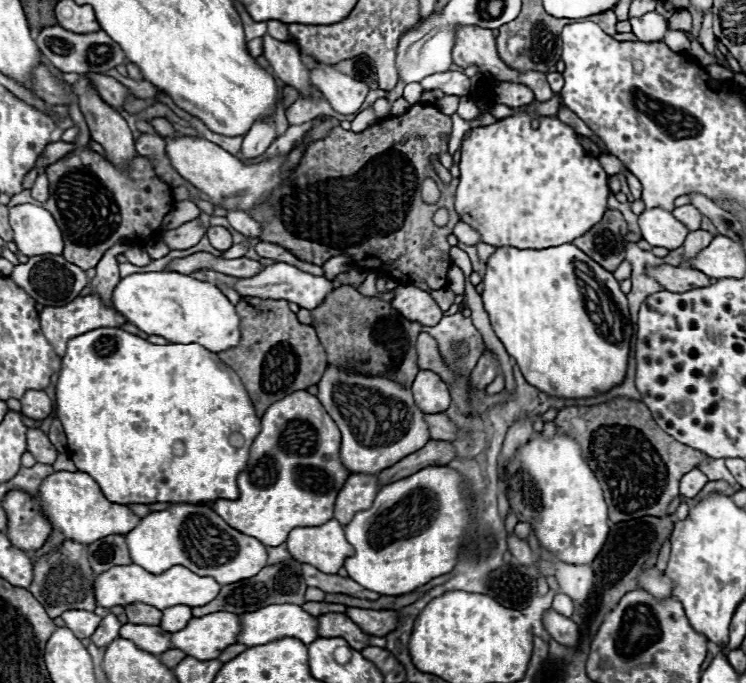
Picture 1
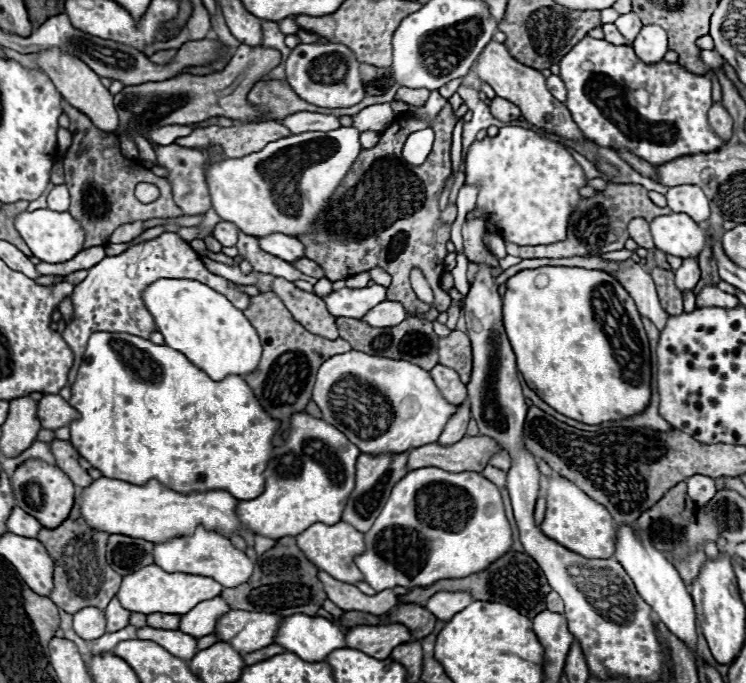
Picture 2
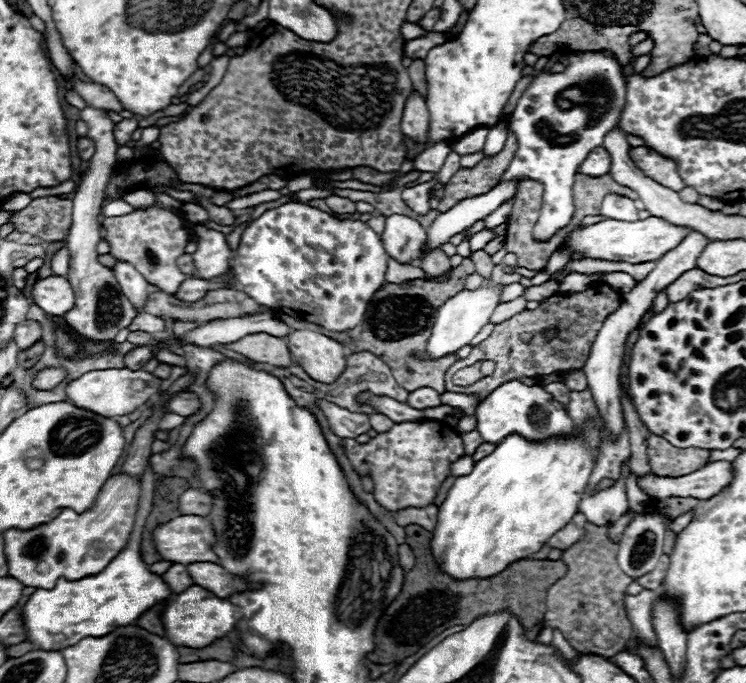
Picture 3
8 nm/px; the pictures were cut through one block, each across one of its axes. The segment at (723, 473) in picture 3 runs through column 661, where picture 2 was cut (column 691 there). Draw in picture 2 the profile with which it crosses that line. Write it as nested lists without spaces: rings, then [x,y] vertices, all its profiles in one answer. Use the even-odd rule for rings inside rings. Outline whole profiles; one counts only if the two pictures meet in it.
[[[694,474],[688,480],[688,496],[698,504],[704,506],[708,500],[712,500],[712,496],[716,494],[716,486],[714,486],[714,478],[710,476],[702,476],[702,474]]]

